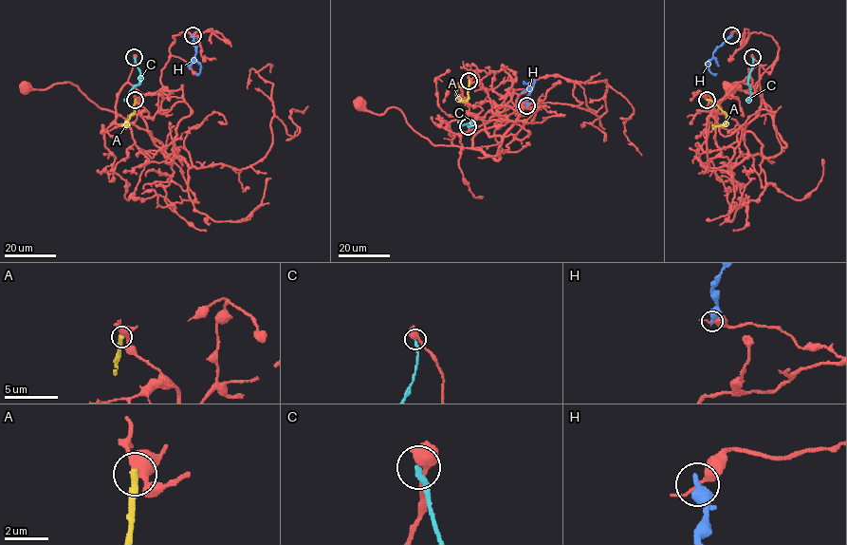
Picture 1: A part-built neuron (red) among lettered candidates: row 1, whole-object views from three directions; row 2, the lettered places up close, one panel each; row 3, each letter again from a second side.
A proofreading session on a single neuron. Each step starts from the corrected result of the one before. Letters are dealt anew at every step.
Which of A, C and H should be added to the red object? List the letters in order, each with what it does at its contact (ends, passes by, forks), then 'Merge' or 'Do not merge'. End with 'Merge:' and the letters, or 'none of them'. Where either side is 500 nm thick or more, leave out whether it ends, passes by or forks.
A: It ends there. Do not merge
C: It ends there. Do not merge
H: It ends there. Do not merge
Merge: none of them

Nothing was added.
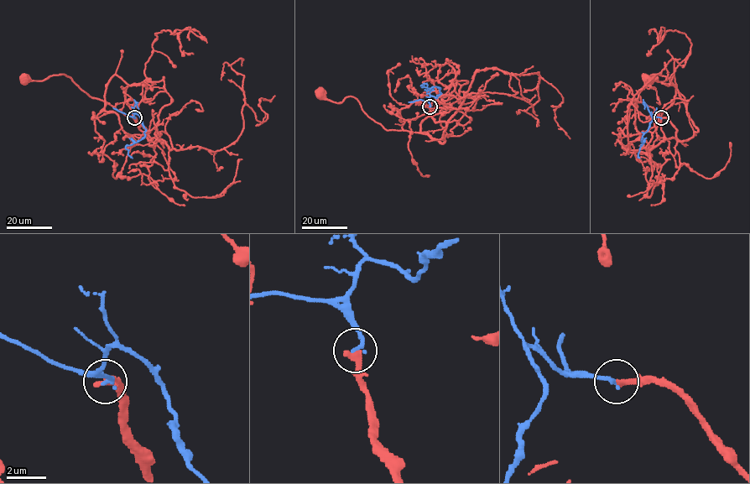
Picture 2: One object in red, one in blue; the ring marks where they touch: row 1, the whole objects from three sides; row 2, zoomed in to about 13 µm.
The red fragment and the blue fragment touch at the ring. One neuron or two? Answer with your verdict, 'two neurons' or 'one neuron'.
one neuron

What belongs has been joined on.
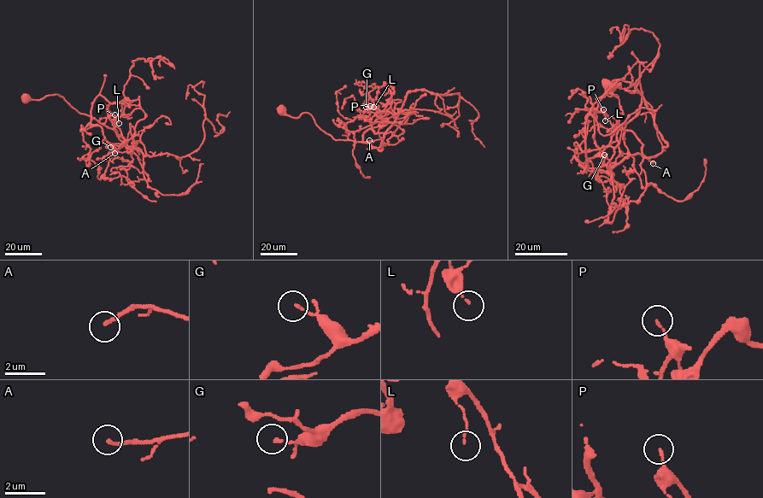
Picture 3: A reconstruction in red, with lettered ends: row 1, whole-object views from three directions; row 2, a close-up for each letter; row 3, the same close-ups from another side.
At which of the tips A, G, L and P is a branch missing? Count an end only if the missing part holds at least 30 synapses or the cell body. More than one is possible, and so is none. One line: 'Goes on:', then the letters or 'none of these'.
Goes on: A

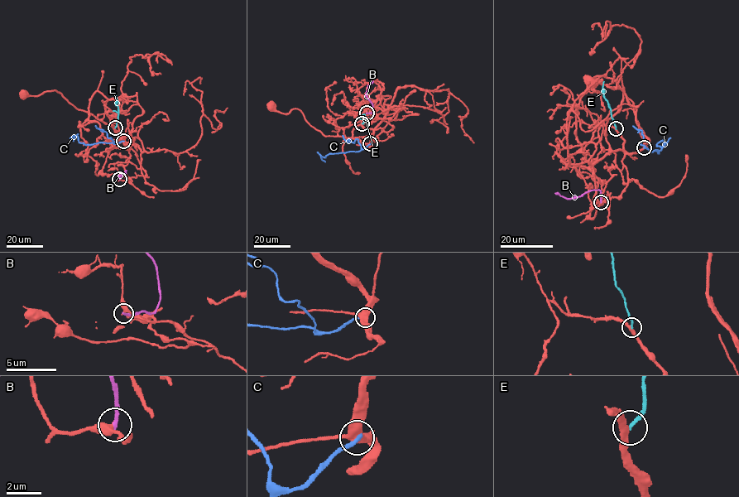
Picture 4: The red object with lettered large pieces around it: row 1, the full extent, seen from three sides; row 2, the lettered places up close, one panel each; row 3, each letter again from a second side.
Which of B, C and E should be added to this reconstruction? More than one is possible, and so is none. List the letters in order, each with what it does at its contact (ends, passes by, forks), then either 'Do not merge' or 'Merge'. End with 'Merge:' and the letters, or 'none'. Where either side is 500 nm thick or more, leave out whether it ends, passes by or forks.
B: It ends there. Do not merge
C: It ends there. Do not merge
E: It ends there. Merge
Merge: E

